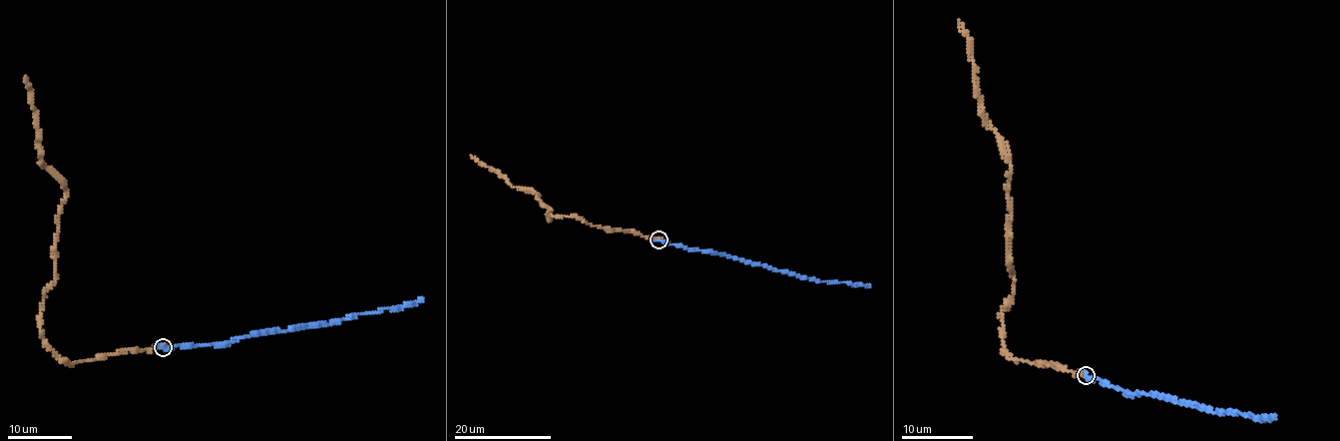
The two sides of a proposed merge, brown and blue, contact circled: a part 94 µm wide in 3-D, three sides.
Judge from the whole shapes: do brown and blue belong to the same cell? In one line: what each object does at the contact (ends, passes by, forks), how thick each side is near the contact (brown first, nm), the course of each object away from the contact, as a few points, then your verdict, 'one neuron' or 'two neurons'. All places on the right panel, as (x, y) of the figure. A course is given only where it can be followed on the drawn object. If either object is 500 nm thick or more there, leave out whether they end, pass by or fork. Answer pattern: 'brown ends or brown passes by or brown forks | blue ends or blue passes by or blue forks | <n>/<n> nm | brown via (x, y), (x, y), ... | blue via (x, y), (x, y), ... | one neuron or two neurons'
550/240 nm | brown via (1086, 375), (1015, 359), (1004, 350), (1003, 307), (1013, 295), (1012, 161), (982, 108), (967, 33), (960, 21) | blue via (1086, 375), (1128, 394), (1144, 392), (1216, 412), (1237, 412), (1260, 418), (1273, 416) | one neuron

